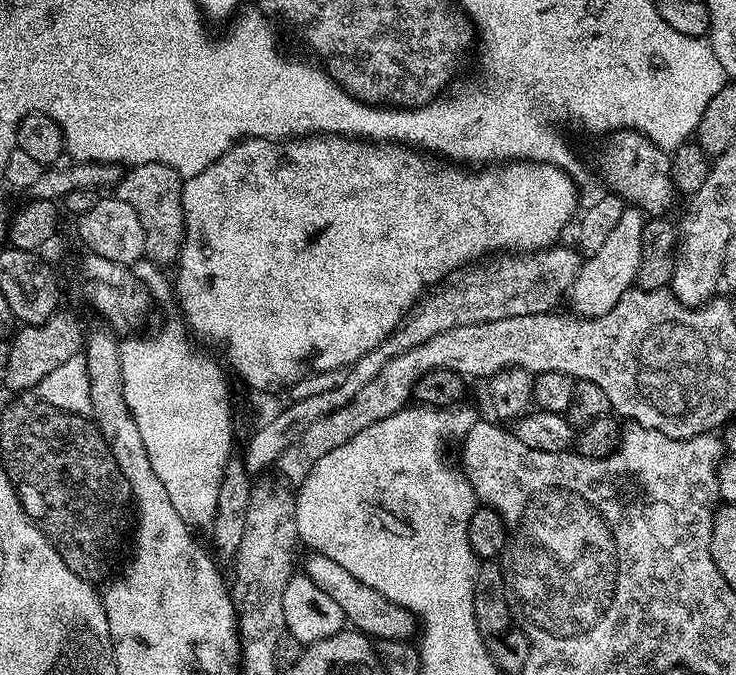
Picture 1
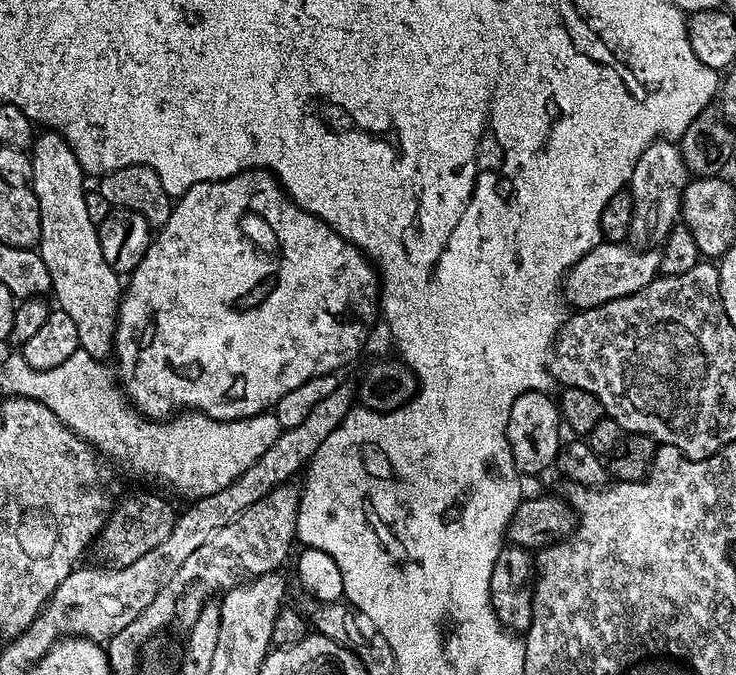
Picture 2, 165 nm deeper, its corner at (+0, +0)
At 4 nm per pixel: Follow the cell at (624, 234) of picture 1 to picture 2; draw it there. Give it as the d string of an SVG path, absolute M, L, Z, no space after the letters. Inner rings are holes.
M658 138L642 150L642 158L632 171L630 191L634 198L634 218L628 231L631 243L637 248L651 248L663 244L670 230L680 220L680 203L689 191L690 173L684 164L679 143Z

